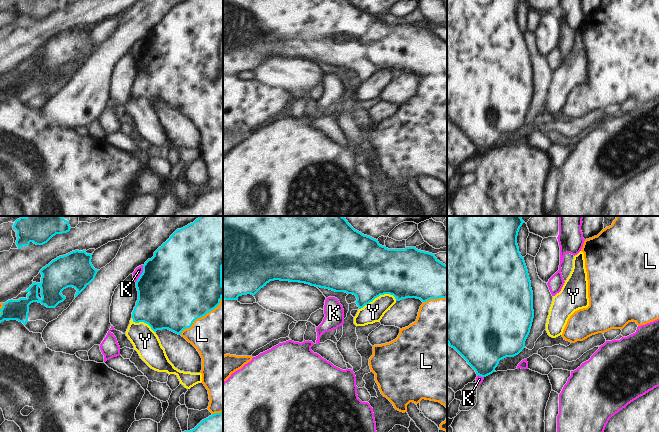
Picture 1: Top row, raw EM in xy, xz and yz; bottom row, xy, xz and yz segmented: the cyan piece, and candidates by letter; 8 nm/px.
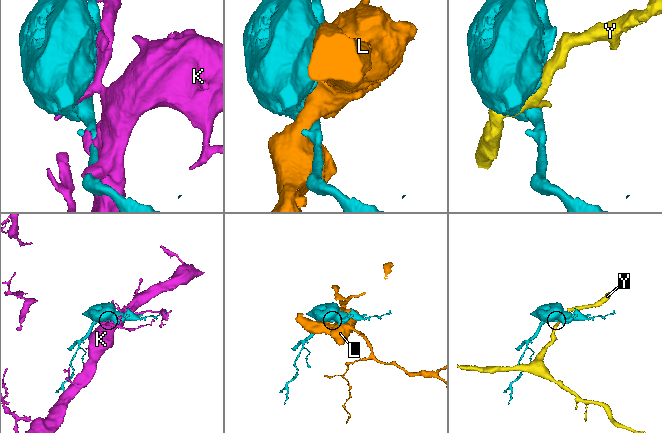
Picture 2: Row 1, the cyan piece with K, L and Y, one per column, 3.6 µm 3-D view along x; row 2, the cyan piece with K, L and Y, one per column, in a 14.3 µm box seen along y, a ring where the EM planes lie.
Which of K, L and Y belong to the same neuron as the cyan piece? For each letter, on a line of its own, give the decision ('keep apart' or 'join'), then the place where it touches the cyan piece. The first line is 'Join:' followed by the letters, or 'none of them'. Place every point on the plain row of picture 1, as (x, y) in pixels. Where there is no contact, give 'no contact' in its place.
Join: none of them
K: keep apart; contact xy (142, 49)
L: keep apart; contact xy (202, 92)
Y: keep apart; contact xz (377, 72)

